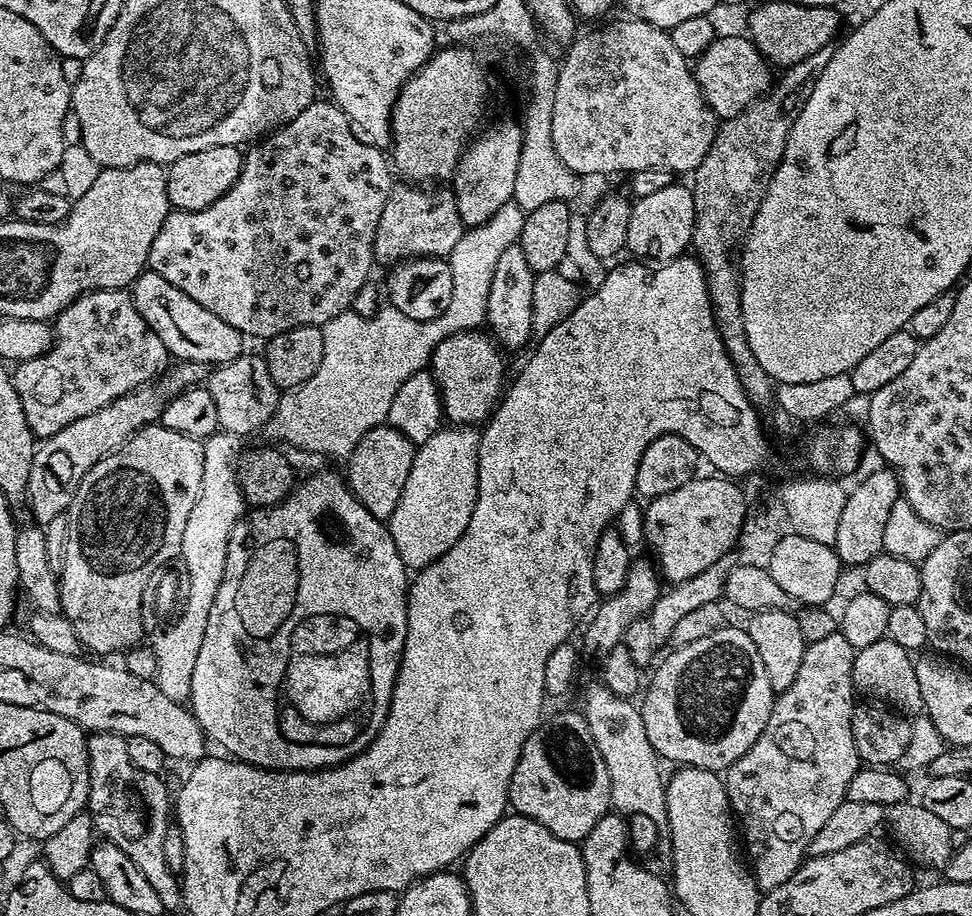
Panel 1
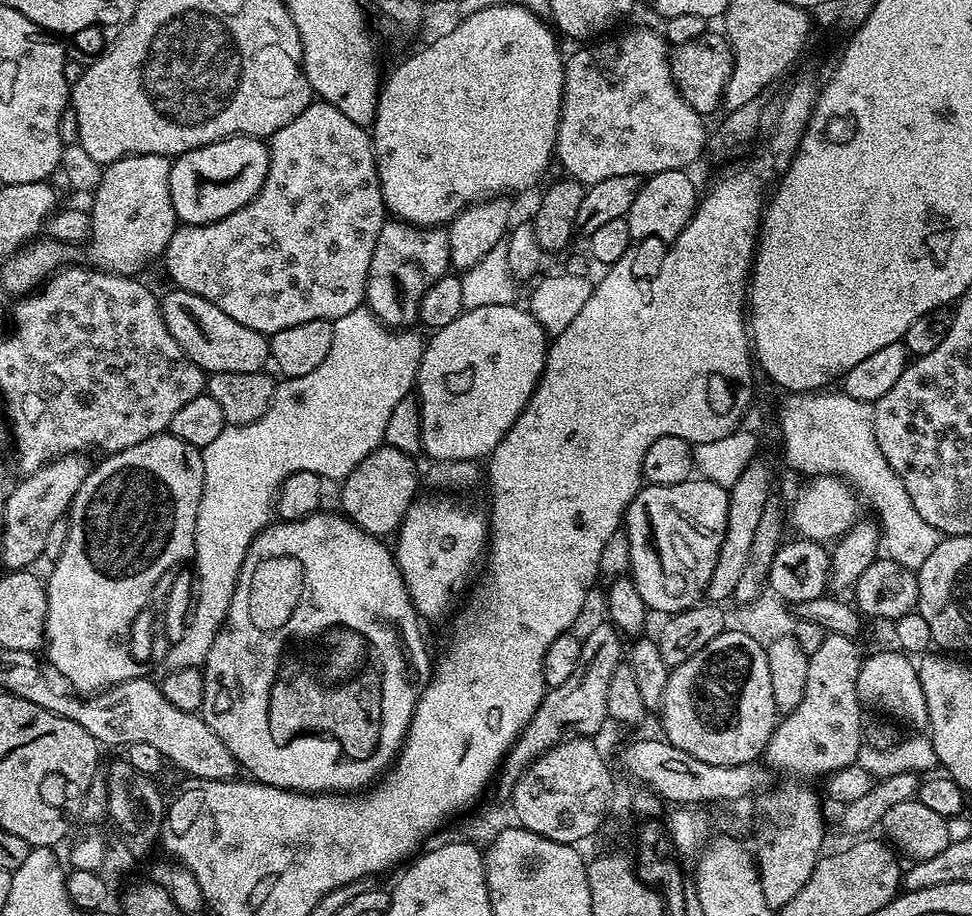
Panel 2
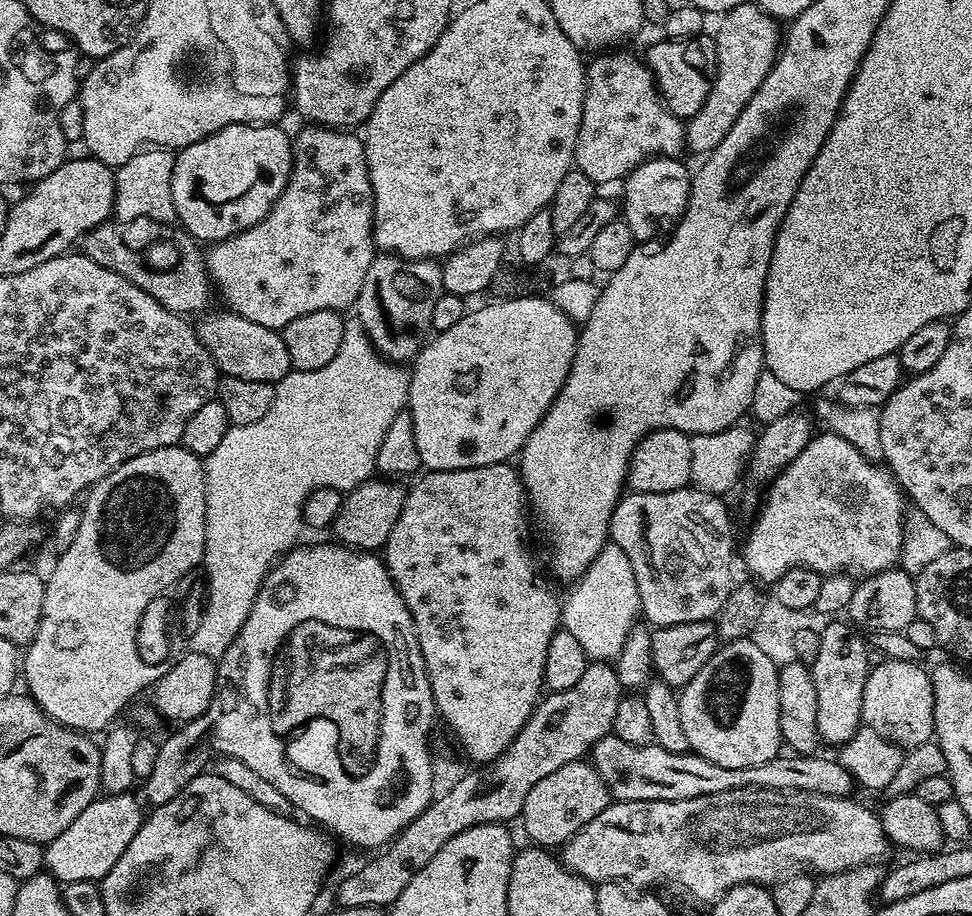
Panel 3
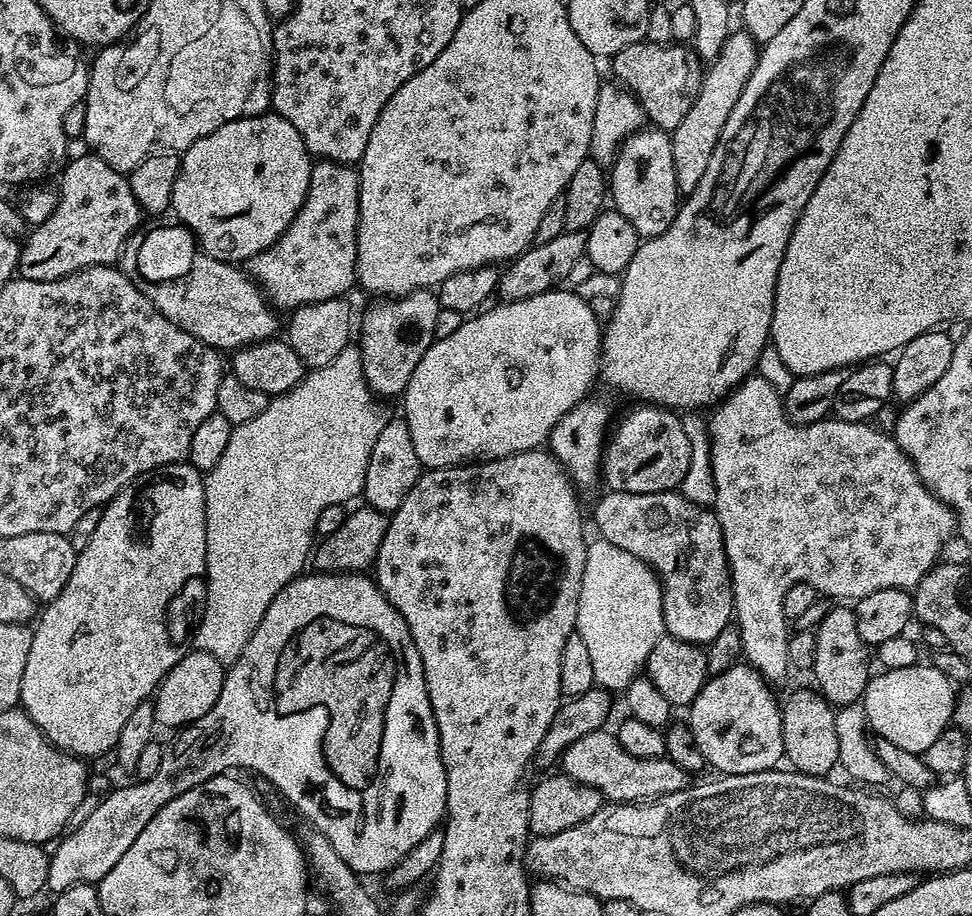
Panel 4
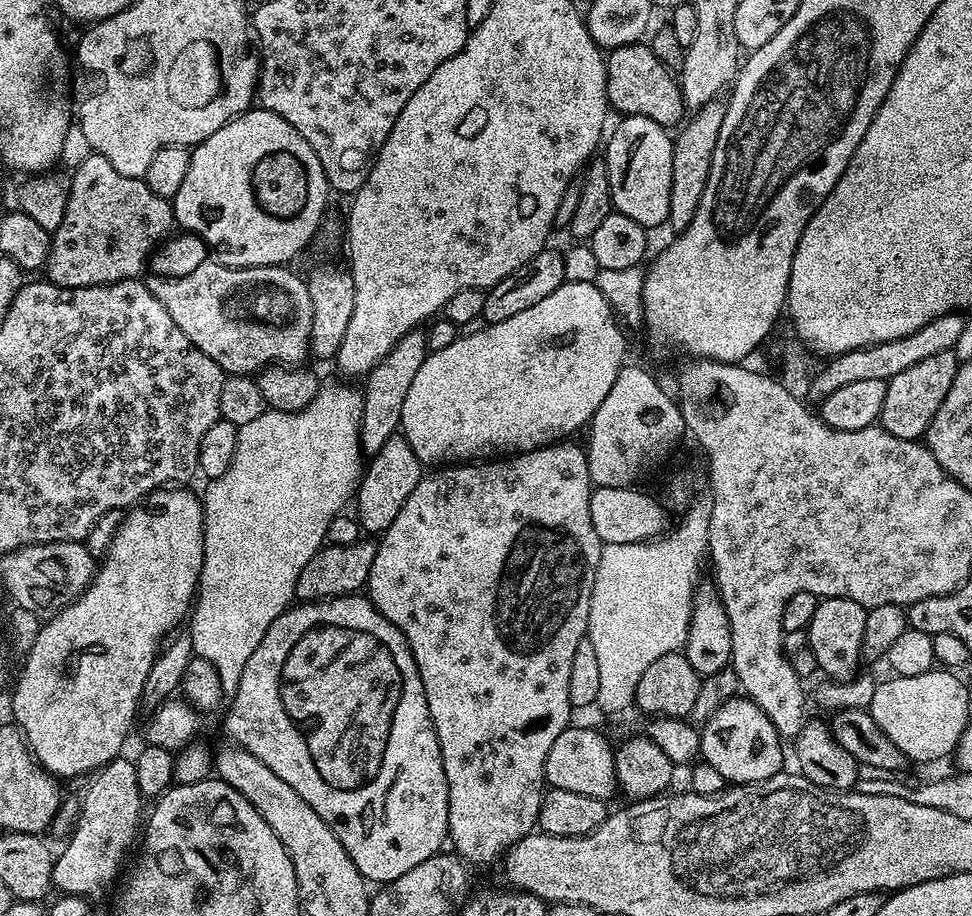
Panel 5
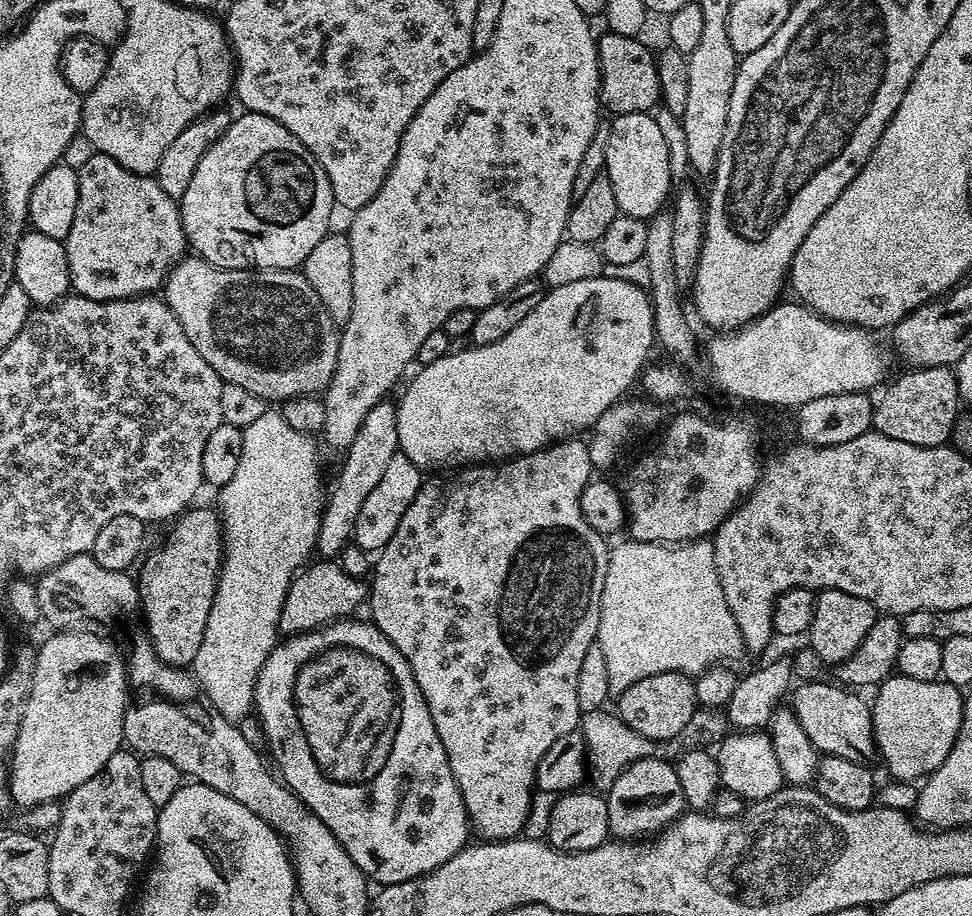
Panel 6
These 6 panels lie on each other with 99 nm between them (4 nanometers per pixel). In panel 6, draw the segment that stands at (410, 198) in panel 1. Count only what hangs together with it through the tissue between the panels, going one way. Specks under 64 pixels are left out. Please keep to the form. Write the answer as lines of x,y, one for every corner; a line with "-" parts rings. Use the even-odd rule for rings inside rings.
391,399
379,400
366,414
362,426
358,426
358,434
354,434
354,442
350,442
347,452
343,453
340,473
336,476
336,485
329,487
324,501
324,512
320,515
320,529
316,535
315,551
324,558
339,557
340,552
352,540
354,522
358,522
358,514
366,498
378,486
390,458
400,451
398,442
397,405

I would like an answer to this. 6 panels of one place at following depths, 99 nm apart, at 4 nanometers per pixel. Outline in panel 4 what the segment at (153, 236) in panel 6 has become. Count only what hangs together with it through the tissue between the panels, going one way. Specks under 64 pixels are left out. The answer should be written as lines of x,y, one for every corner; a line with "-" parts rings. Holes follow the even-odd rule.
95,154
80,157
77,160
69,159
59,173
58,191
60,197
54,214
50,214
46,222
35,225
27,233
28,241
25,239
20,245
18,272
23,279
57,280
83,268
93,268
103,264
115,265
120,251
124,248
124,243
128,240
128,235
140,224
142,209
136,201
129,177
125,173
106,166
106,162
102,162
102,158
98,158

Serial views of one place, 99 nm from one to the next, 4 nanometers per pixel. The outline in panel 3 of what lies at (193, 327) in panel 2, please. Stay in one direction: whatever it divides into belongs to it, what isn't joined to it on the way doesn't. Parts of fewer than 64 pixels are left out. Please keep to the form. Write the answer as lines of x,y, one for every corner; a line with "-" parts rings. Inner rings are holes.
209,311
203,317
205,320
195,325
197,338
204,343
210,358
214,358
217,369
223,375
246,378
246,382
275,384
287,372
293,371
286,342
277,329
258,326
258,322
250,322
250,318
242,318
234,311
223,311

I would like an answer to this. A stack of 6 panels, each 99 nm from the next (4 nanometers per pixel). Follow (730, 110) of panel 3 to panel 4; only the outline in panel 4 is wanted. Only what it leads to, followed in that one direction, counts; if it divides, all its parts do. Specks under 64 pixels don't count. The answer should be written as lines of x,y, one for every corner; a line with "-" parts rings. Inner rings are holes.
736,31
728,35
716,59
707,65
698,98
694,98
694,106
690,106
686,118
682,118
682,122
678,122
678,126
670,132
674,150
674,178
678,182
680,195
684,198
691,194
698,182
702,182
702,174
706,174
706,166
714,154
714,146
718,146
722,126
726,126
730,110
734,110
738,98
742,98
742,90
760,57
756,39
749,32

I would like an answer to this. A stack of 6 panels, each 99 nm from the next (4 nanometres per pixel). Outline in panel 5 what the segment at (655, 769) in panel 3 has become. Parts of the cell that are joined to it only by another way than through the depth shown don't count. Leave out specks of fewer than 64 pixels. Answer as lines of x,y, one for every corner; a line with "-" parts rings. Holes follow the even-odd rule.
570,726
554,738
554,746
550,746
550,754
546,754
544,767
544,782
548,788
570,790
574,794
586,794
586,798
598,798
611,801
612,795
617,795
618,785
614,758
616,757
613,745
600,732
592,728
576,728

